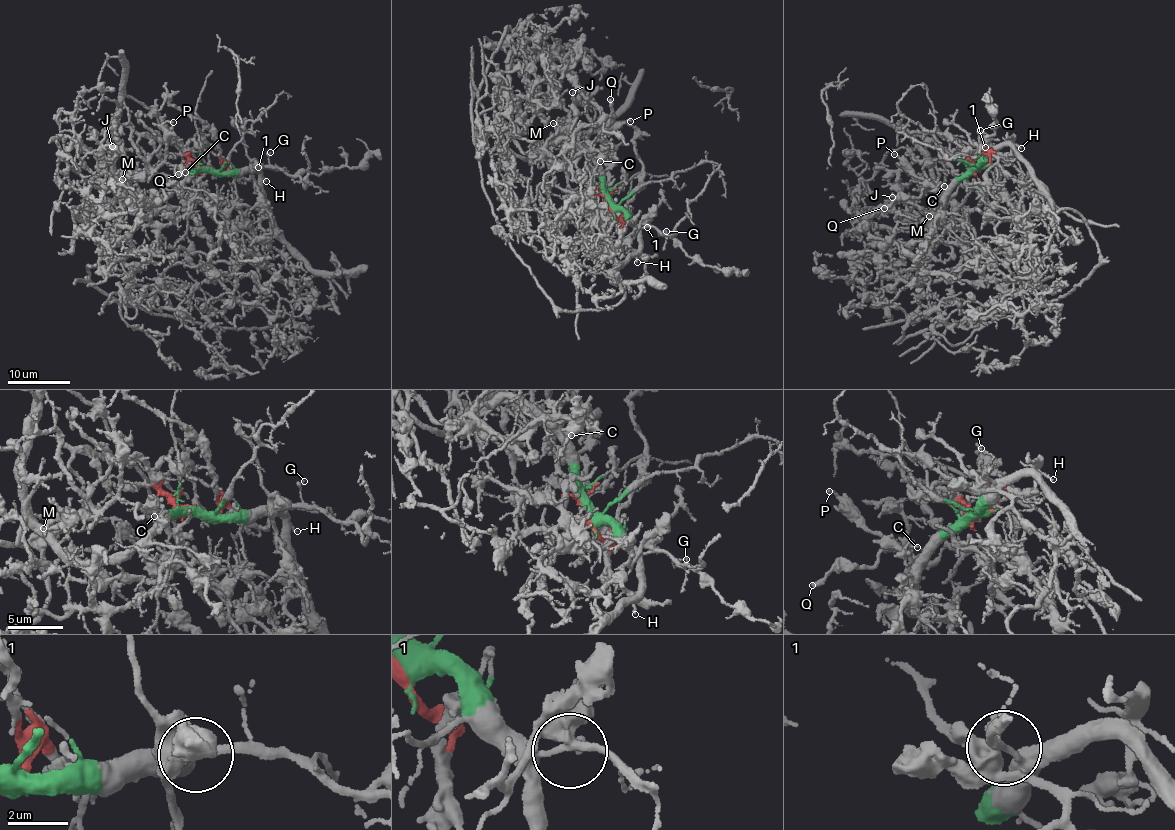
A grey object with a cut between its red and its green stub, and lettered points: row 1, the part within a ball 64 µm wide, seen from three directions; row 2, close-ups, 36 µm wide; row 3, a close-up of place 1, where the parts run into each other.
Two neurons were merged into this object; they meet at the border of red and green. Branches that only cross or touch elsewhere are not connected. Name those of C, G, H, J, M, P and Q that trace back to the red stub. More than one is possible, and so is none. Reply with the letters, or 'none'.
C, H, J, M, P, Q

